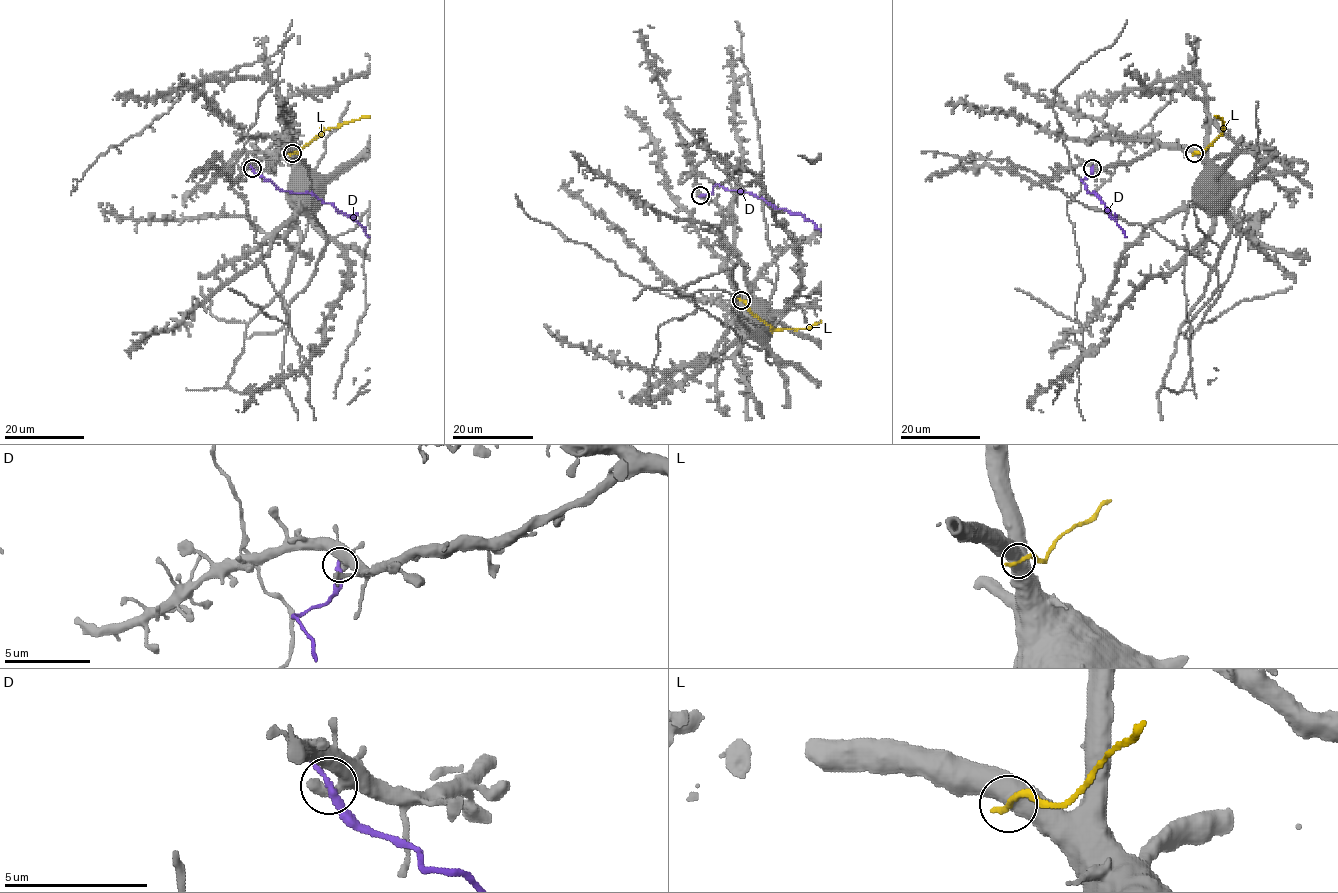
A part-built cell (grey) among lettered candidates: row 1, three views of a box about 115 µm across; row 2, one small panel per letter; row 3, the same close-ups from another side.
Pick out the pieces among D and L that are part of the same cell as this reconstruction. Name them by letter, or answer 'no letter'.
no letter

